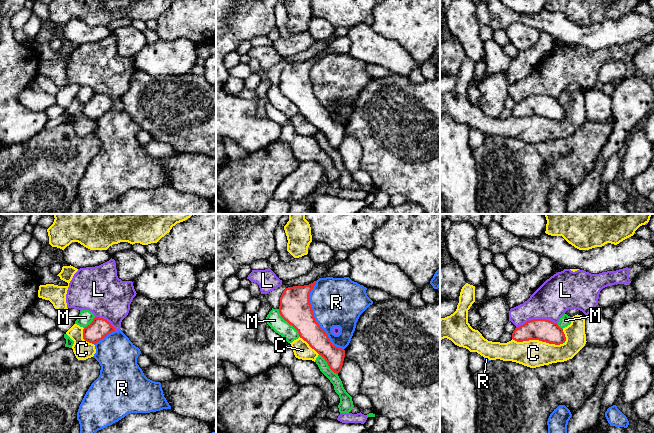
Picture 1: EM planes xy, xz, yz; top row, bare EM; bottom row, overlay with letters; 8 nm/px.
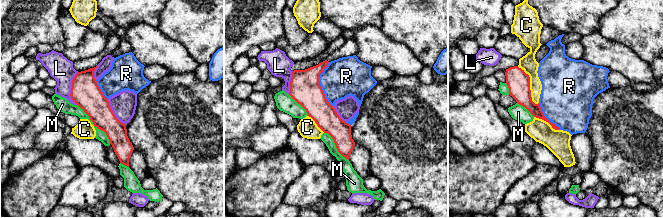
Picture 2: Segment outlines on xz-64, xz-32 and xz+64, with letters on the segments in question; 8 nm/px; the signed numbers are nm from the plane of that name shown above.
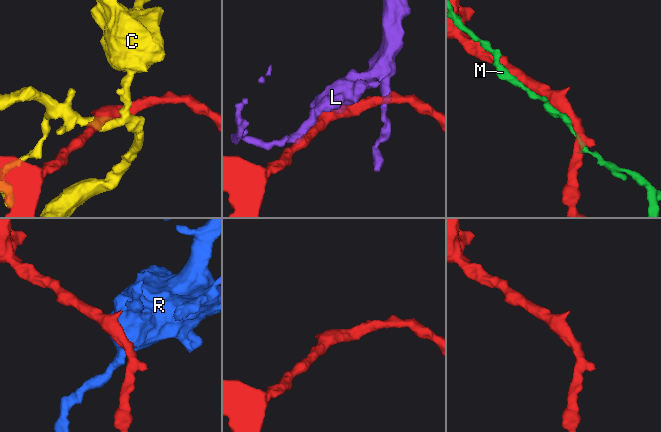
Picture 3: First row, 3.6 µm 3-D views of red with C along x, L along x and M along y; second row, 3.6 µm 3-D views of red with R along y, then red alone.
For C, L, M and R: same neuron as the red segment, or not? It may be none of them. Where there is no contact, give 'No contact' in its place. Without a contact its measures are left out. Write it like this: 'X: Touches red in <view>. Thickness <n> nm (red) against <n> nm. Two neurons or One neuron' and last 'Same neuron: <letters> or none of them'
C: Touches red in yz. Thickness 180 nm (red) against 220 nm. Two neurons
L: Touches red in yz. Thickness 180 nm (red) against 300 nm. Two neurons
M: Touches red in xz. Thickness 260 nm (red) against 120 nm. Two neurons
R: Touches red in xz. Thickness 260 nm (red) against 400 nm. Two neurons
Same neuron: none of them

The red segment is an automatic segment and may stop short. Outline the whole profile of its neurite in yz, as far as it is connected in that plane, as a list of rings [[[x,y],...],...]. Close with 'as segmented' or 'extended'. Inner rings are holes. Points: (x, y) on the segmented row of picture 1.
[[[546,319],[529,320],[516,327],[512,333],[512,339],[517,342],[539,340],[549,344],[560,345],[566,341],[563,329]]]; as segmented

